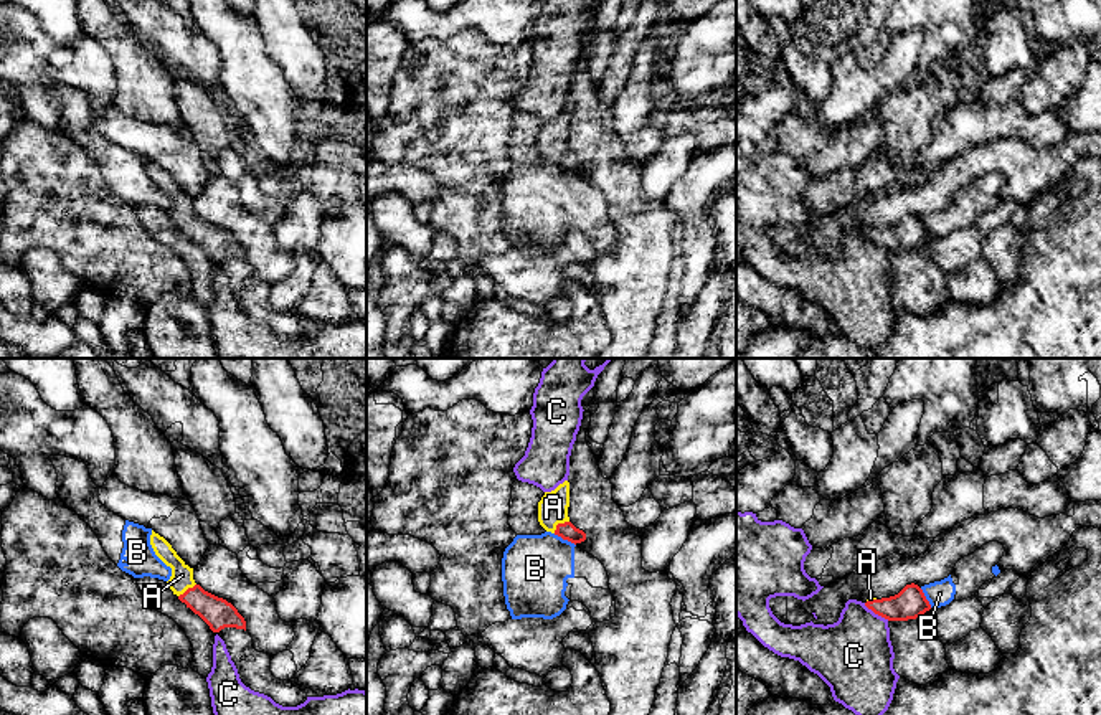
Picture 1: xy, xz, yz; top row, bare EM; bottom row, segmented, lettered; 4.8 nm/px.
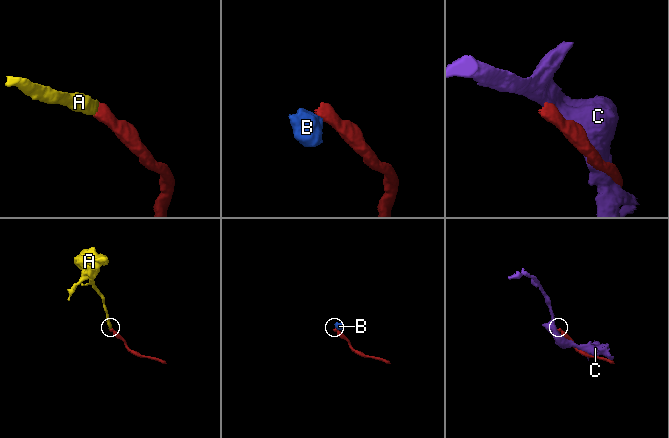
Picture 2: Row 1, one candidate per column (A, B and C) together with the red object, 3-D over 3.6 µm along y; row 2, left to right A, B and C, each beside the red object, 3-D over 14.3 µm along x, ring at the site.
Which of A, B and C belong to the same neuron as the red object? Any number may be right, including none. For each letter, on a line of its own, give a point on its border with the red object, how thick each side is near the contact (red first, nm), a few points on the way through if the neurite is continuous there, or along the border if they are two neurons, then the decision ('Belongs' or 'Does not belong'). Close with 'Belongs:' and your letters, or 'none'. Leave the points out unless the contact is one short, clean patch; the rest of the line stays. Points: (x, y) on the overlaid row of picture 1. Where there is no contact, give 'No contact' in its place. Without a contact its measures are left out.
A: Touches red at xz (558, 524). Thickness 90 nm (red) against 140 nm. Path across: xz (567, 530), (558, 524), (553, 517), (553, 507). Belongs
B: Touches red at xz (565, 539). Thickness 90 nm (red) against 320 nm. Boundary: xz (553, 534), (575, 545). Does not belong
C: Touches red at yz (877, 613). Thickness 160 nm (red) against 380 nm. Does not belong
Belongs: A

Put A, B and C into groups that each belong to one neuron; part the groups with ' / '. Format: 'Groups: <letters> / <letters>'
Groups: A / B / C

